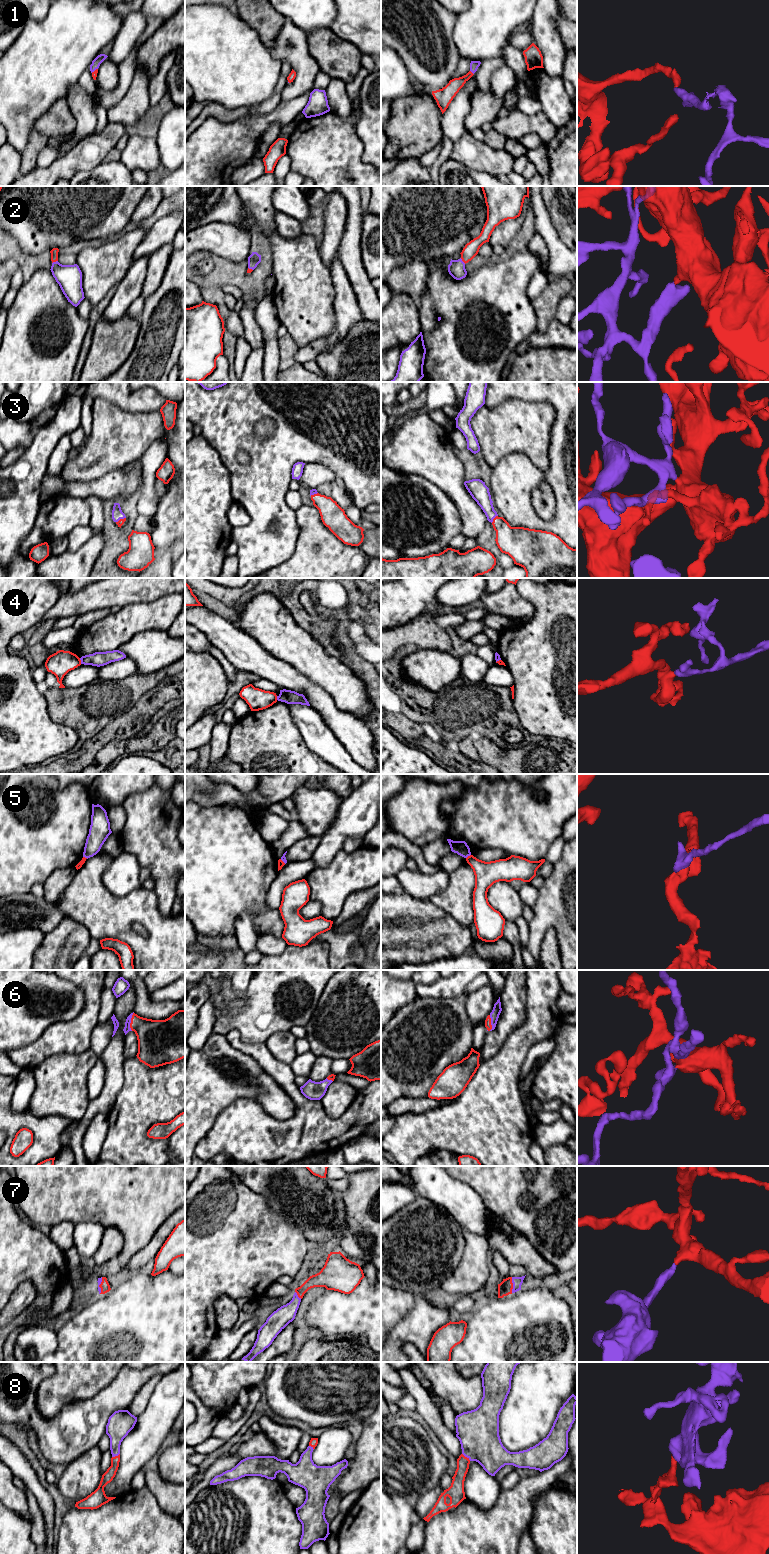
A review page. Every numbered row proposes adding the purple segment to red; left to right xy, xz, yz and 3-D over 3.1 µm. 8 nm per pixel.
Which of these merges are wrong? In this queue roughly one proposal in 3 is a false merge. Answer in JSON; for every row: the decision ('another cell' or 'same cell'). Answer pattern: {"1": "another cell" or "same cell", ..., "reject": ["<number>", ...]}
{"1": "same cell", "2": "same cell", "3": "same cell", "4": "another cell", "5": "another cell", "6": "same cell", "7": "same cell", "8": "same cell", "reject": ["4", "5"]}

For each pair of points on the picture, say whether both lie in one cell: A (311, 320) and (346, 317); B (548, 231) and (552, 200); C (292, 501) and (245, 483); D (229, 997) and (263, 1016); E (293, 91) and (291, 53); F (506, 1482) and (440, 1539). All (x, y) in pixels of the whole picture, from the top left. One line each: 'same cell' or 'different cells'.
A: different cells
B: different cells
C: different cells
D: same cell
E: same cell
F: different cells

